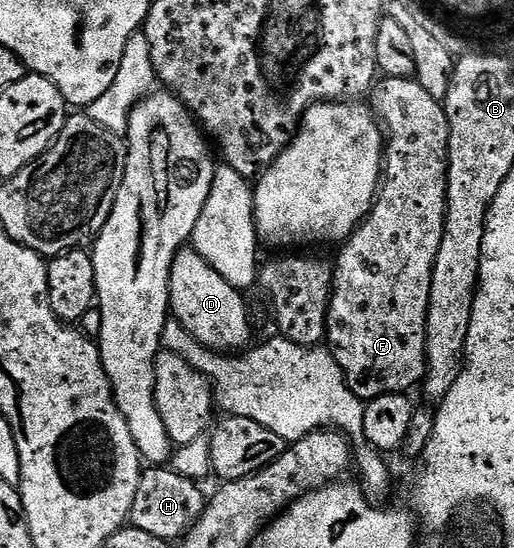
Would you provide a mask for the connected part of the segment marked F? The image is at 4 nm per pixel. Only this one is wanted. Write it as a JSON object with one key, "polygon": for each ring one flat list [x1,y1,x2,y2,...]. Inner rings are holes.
{"polygon":[[383,76,381,80,373,86,372,89,372,108,381,124,384,126,384,168,382,171,382,180,378,190,378,196,374,198,374,206,370,208,370,213,363,219,361,225,354,230,351,237,346,238,342,249,338,253,338,261,333,262,334,266,334,286,332,287,332,295,330,296,330,306,328,307,328,315,326,316,326,341,330,354,336,359,336,363,340,367,340,371,346,376,348,387,352,391,352,395,358,397,359,402,369,403,375,401,377,397,388,397,391,395,406,395,411,391,410,388,414,384,421,382,426,376,426,320,428,319,428,299,430,298,430,288,432,287,432,271,436,263,436,255,440,251,440,239,444,239,444,223,446,222,446,184,448,183,448,139,450,138,450,124,448,123,448,115,446,114,445,104,436,99,432,99,432,95,428,95,428,91,424,91,424,87,420,87,420,83,413,76,411,77,387,77]]}

